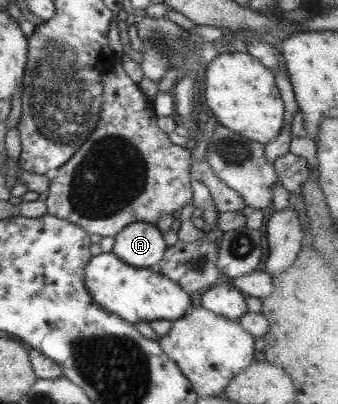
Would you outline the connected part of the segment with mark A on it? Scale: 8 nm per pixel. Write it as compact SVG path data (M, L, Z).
M132 222L113 236L111 253L136 268L149 269L163 256L166 245L162 233L152 223Z

